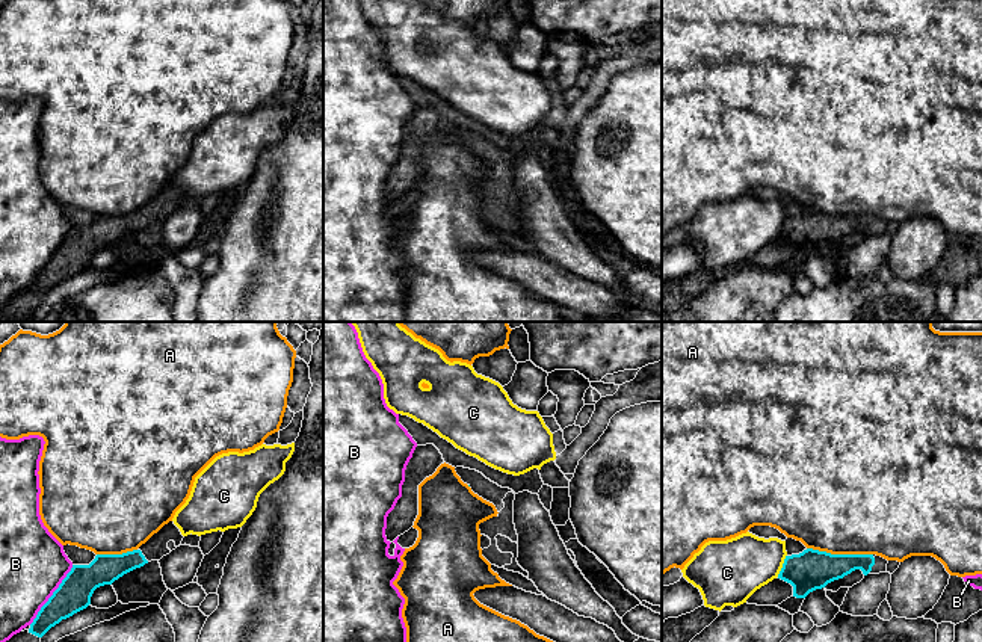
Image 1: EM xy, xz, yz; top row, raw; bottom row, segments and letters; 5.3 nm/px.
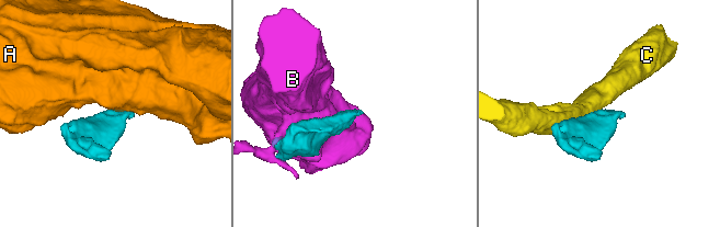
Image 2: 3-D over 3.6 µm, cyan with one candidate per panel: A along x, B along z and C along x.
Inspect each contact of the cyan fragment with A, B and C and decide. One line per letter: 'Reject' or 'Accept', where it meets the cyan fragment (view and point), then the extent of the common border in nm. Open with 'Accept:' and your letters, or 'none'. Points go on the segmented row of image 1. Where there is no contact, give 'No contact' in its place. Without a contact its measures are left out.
Accept: none
A: Reject. Touches cyan at yz (840, 555). Shared border 360 nm
B: Reject. Touches cyan at xy (52, 595). Shared border 400 nm
C: Reject. Touches cyan at yz (783, 565). Shared border 130 nm

